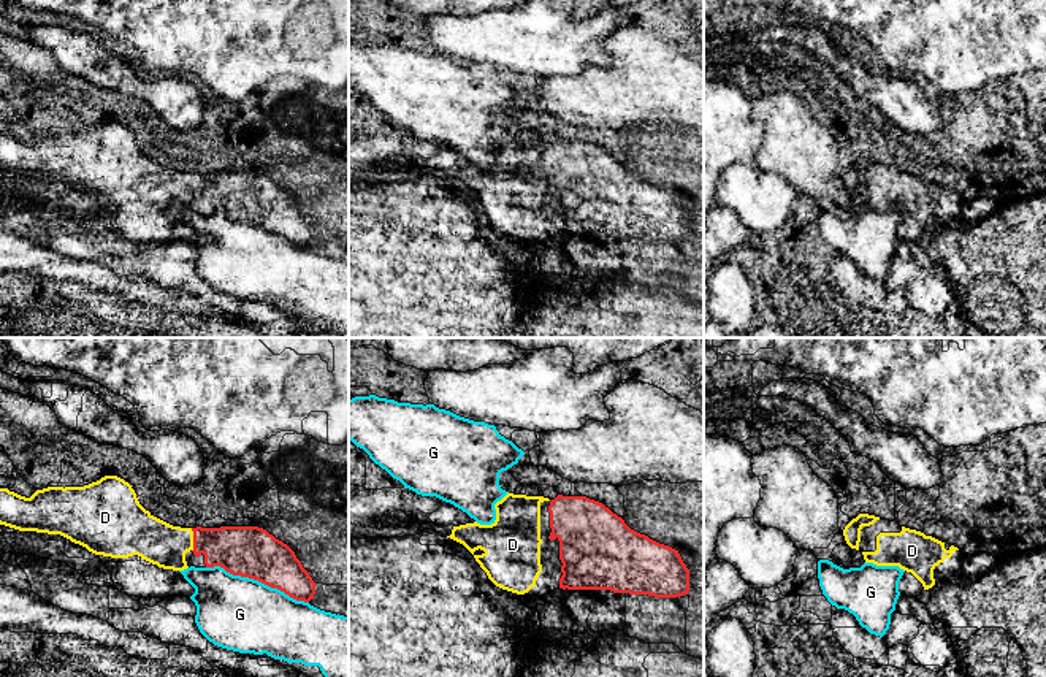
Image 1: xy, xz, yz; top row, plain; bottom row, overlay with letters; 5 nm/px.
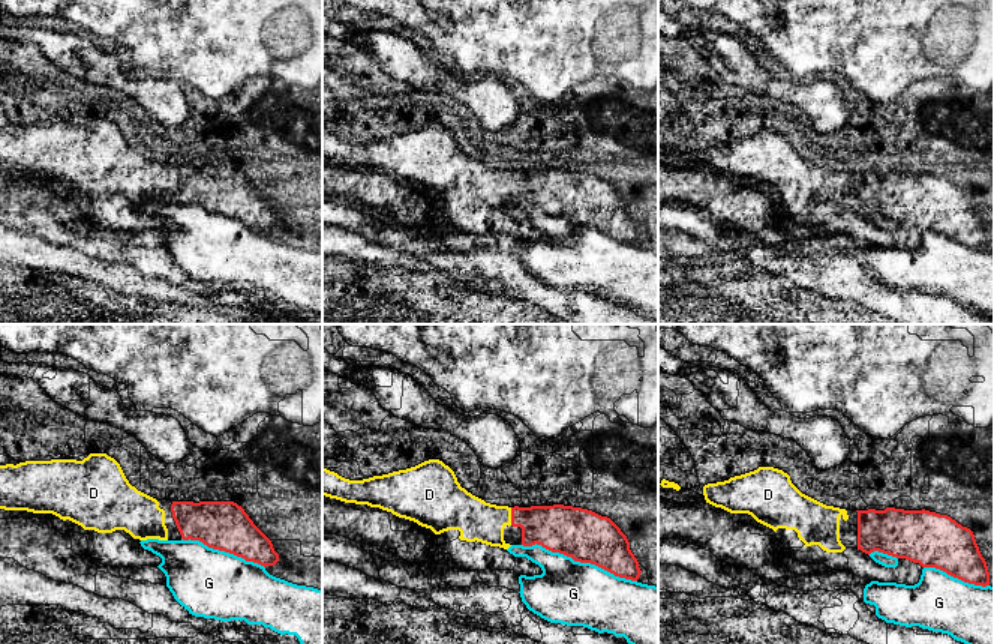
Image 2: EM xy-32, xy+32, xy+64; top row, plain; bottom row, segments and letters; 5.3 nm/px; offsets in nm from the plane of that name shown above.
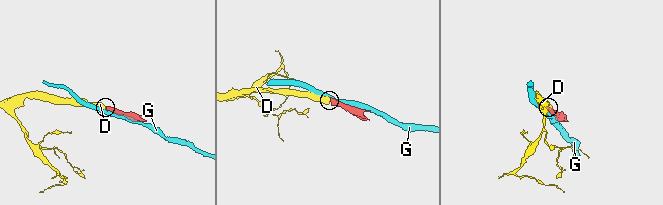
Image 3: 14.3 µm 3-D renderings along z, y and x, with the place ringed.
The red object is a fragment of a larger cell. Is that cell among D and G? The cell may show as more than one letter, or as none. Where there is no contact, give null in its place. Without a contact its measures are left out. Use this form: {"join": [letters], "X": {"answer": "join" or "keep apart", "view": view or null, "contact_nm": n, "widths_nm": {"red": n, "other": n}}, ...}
{"join": ["D"], "D": {"answer": "join", "view": "xy", "contact_nm": 120, "widths_nm": {"red": 260, "other": 220}}, "G": {"answer": "keep apart", "view": "xy", "contact_nm": 550, "widths_nm": {"red": 260, "other": 380}}}

